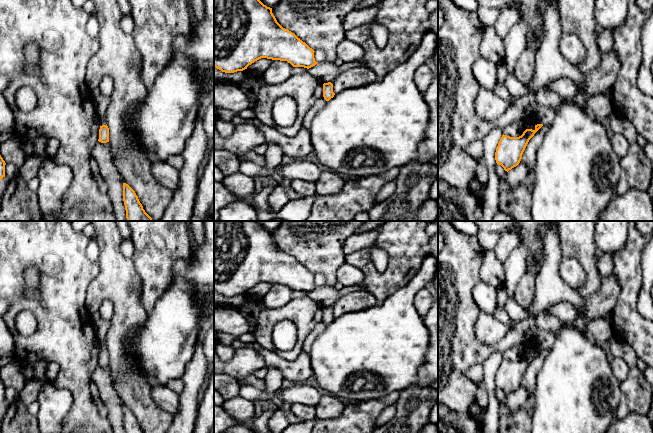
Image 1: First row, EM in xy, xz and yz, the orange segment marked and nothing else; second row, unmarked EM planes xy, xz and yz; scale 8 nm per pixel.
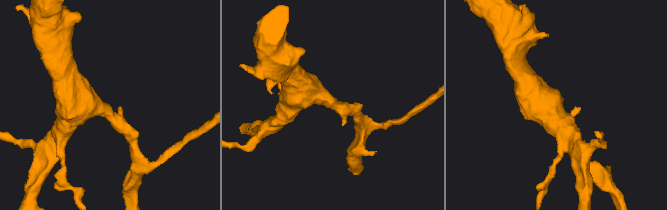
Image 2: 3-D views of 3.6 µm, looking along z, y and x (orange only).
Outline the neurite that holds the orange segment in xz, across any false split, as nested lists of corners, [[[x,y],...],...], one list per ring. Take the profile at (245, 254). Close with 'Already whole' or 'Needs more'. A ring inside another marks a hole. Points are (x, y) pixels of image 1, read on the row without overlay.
[[[214,221],[214,290],[225,297],[247,293],[261,282],[287,285],[293,291],[311,292],[318,286],[314,274],[288,253],[283,252],[272,237],[257,221]]]. Already whole

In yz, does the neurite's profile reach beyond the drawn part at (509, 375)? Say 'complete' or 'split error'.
split error

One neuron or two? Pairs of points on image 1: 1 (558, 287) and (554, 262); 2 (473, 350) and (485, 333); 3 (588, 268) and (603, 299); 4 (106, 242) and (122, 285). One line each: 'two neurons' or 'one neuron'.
1: one neuron
2: two neurons
3: two neurons
4: one neuron

